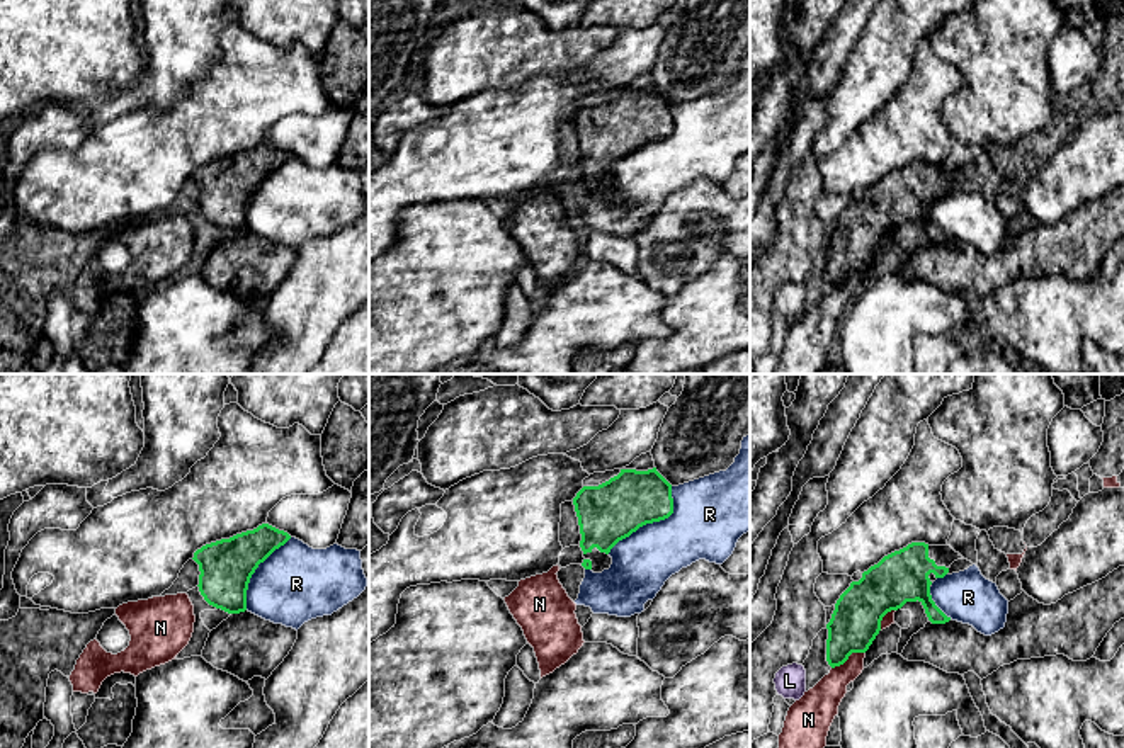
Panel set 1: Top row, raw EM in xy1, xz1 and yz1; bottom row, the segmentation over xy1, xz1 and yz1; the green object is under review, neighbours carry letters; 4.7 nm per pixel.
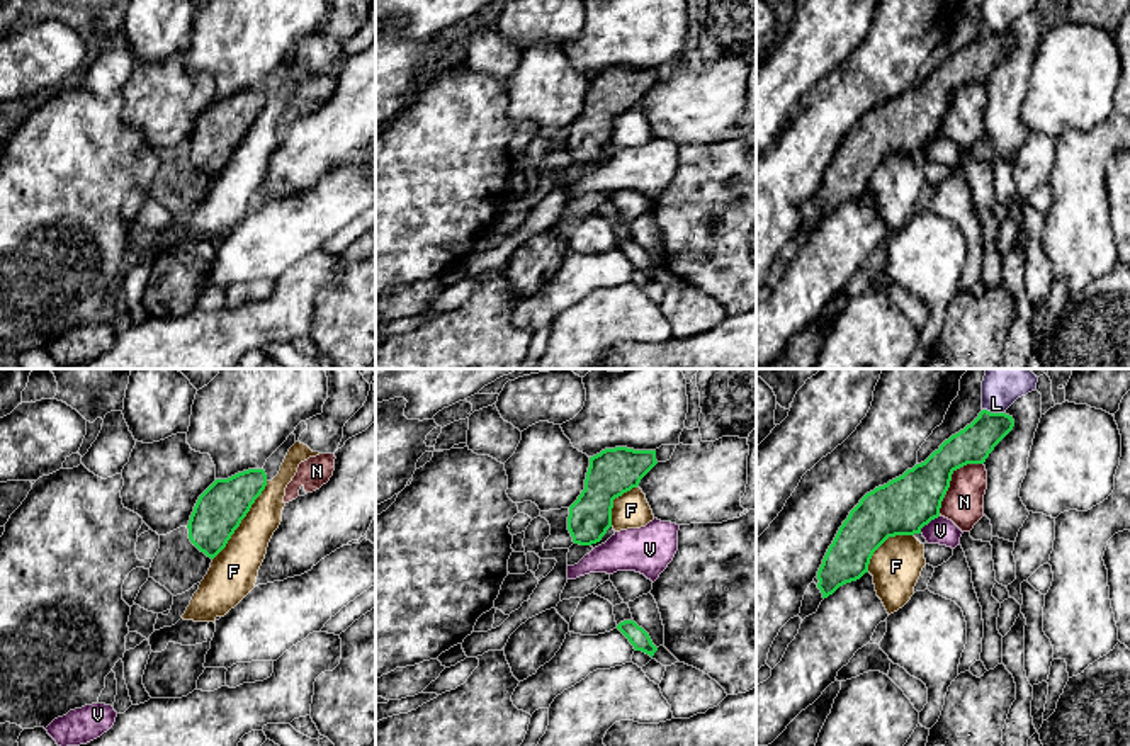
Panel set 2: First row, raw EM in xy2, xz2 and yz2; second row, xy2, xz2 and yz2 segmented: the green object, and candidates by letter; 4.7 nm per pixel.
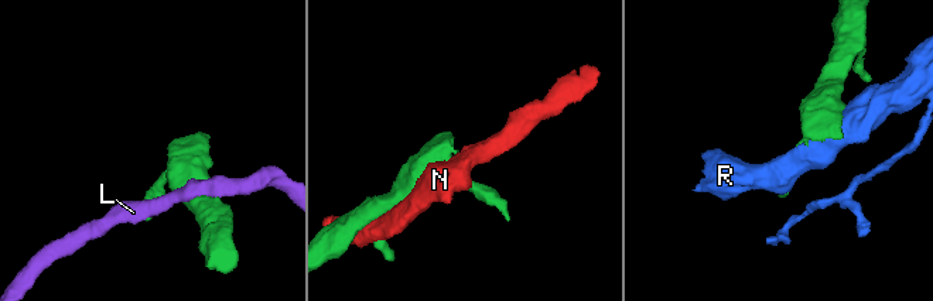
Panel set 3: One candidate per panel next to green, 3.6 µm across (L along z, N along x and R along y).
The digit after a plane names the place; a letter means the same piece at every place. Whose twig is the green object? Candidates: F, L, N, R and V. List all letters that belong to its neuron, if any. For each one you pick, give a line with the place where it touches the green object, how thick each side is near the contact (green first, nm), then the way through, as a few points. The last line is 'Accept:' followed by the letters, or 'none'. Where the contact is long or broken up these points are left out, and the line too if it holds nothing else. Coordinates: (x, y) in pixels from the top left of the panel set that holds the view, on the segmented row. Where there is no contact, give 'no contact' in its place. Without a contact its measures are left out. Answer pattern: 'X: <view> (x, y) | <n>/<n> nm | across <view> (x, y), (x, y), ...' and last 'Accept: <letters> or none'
Accept: none

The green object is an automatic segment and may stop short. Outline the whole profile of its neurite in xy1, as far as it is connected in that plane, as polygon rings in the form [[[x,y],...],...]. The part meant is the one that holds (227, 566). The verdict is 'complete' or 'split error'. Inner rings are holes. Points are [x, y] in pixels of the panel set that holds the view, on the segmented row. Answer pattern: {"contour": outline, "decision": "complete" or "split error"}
{"contour": [[[269,524],[202,546],[194,552],[199,564],[199,592],[204,600],[228,614],[247,610],[252,575],[291,536]]], "decision": "complete"}

